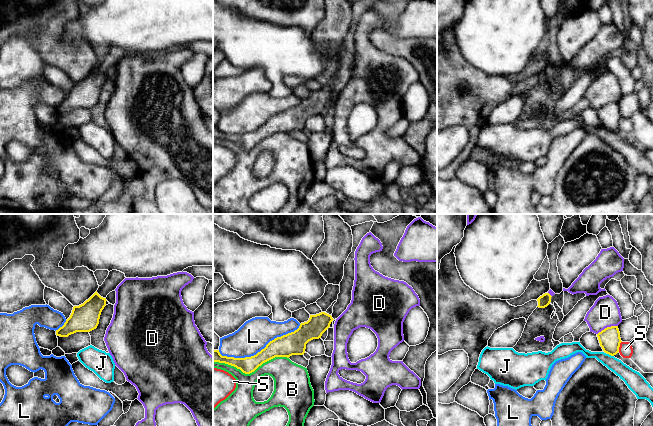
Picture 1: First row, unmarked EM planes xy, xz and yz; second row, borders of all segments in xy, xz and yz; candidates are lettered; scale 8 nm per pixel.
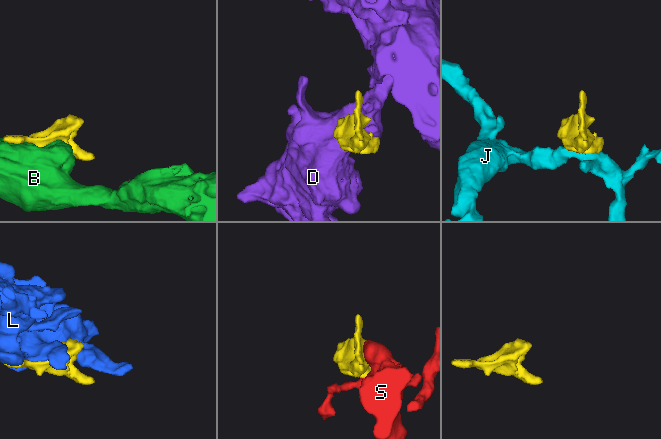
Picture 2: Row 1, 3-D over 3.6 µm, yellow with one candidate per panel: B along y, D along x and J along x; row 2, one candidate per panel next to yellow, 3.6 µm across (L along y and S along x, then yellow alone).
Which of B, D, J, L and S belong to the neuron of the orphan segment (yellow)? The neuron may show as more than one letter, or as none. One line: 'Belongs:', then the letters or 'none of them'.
Belongs: none of them

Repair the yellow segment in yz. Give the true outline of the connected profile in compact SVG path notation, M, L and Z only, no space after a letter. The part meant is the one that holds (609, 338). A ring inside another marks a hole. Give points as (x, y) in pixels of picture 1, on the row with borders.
M618 326L607 327L597 334L603 351L611 356L619 352L621 338Z

